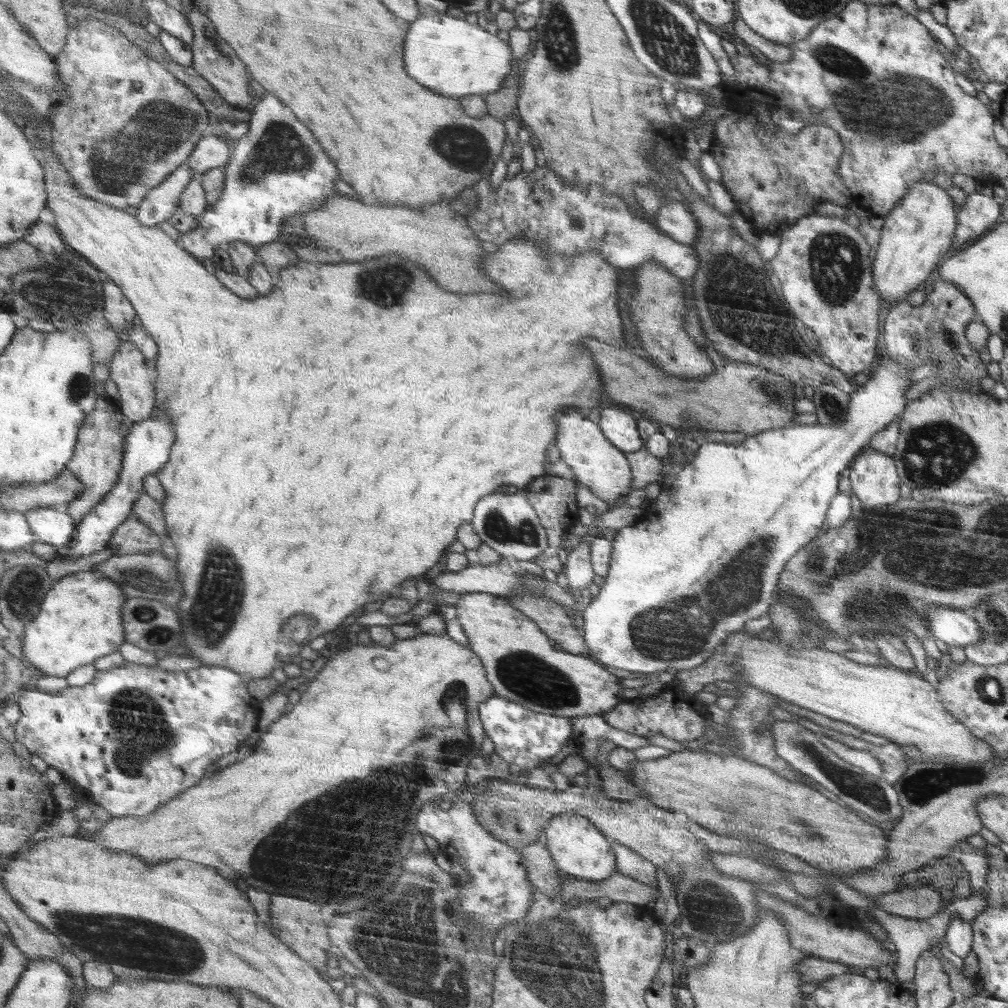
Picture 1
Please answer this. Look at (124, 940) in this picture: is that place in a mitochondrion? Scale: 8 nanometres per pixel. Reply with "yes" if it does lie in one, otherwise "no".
yes

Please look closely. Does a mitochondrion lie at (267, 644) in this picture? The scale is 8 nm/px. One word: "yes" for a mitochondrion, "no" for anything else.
no

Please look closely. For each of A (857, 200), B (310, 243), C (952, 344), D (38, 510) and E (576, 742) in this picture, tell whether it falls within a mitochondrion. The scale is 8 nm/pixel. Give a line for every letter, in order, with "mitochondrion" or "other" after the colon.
A: other
B: mitochondrion
C: mitochondrion
D: other
E: other

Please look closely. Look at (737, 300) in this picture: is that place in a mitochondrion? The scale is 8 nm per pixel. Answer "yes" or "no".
yes

